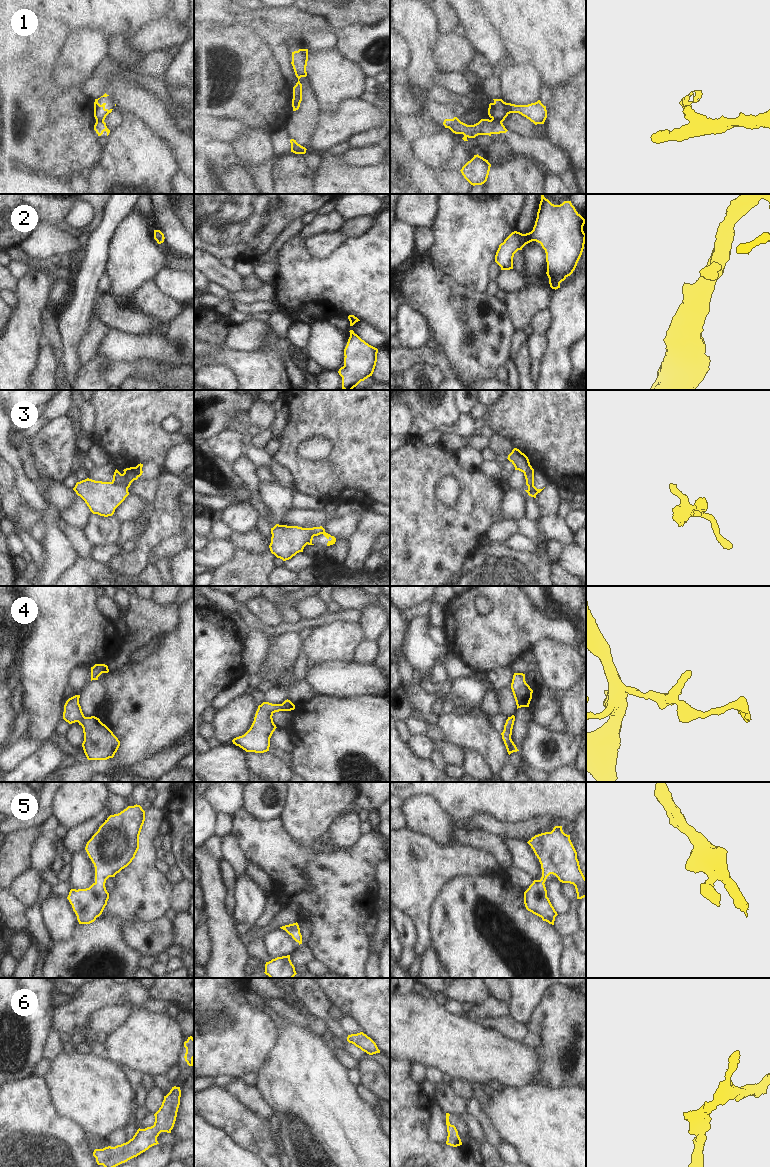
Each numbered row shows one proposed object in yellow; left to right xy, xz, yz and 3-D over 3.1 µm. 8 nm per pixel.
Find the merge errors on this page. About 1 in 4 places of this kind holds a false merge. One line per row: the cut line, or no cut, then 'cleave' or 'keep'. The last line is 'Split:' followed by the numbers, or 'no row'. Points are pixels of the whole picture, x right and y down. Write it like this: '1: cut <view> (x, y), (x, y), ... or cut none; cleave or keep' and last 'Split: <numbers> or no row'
1: cut yz (492, 118), (501, 123); cleave
2: cut none; keep
3: cut xy (123, 474), (121, 482), (111, 482); cleave
4: cut none; keep
5: cut none; keep
6: cut none; keep
Split: 1, 3

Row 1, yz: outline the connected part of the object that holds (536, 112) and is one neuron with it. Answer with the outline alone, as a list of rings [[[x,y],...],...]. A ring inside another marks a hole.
[[[493,99],[489,104],[488,115],[495,121],[503,122],[510,113],[519,113],[535,125],[544,124],[547,118],[546,106],[540,100],[528,105],[506,103],[502,99]]]

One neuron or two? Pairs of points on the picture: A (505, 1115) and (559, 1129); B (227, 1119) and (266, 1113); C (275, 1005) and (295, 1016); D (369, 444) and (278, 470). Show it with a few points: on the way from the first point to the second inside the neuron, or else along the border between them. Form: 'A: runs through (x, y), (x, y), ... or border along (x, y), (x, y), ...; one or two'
A: runs through (518, 1115), (533, 1118), (546, 1125); one
B: border along (238, 1100), (260, 1117), (268, 1119); two
C: runs through (280, 1008), (290, 1016); one
D: border along (272, 456), (290, 472), (294, 485); two

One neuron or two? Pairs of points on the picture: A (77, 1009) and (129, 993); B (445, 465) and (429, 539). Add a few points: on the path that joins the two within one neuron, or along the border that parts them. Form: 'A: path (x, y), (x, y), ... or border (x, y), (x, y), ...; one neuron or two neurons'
A: path (90, 996), (98, 993), (116, 993); one neuron
B: path (428, 483), (428, 521); one neuron

